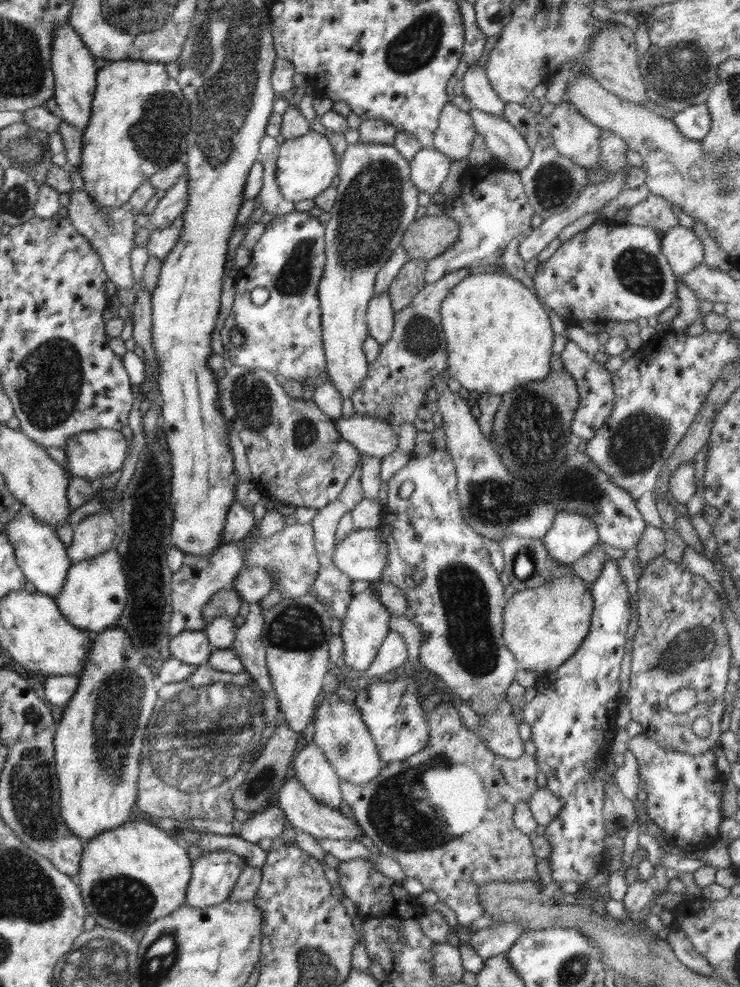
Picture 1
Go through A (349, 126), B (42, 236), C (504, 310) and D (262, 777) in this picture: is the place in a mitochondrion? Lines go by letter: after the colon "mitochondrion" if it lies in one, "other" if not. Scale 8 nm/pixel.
A: other
B: other
C: other
D: mitochondrion

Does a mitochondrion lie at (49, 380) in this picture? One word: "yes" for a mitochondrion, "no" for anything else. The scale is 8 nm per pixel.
yes

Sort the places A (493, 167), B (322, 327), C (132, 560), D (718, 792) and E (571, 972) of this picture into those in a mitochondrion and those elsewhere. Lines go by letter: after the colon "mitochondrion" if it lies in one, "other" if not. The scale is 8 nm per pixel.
A: other
B: other
C: other
D: other
E: mitochondrion

